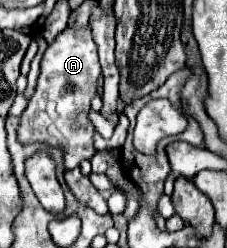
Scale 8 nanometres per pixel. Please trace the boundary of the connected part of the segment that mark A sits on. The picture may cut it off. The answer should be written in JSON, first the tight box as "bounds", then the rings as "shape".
{"bounds":[18,25,102,169],"shape":[[[90,25],[78,29],[66,27],[62,33],[58,33],[56,39],[48,45],[44,59],[40,63],[36,93],[20,117],[18,139],[24,143],[44,141],[48,145],[62,147],[66,169],[78,167],[80,161],[84,159],[92,159],[96,149],[92,143],[94,125],[88,119],[88,111],[92,109],[90,103],[94,95],[100,93],[100,85],[98,85],[100,75],[102,71],[100,71],[98,51],[92,39]]]}

